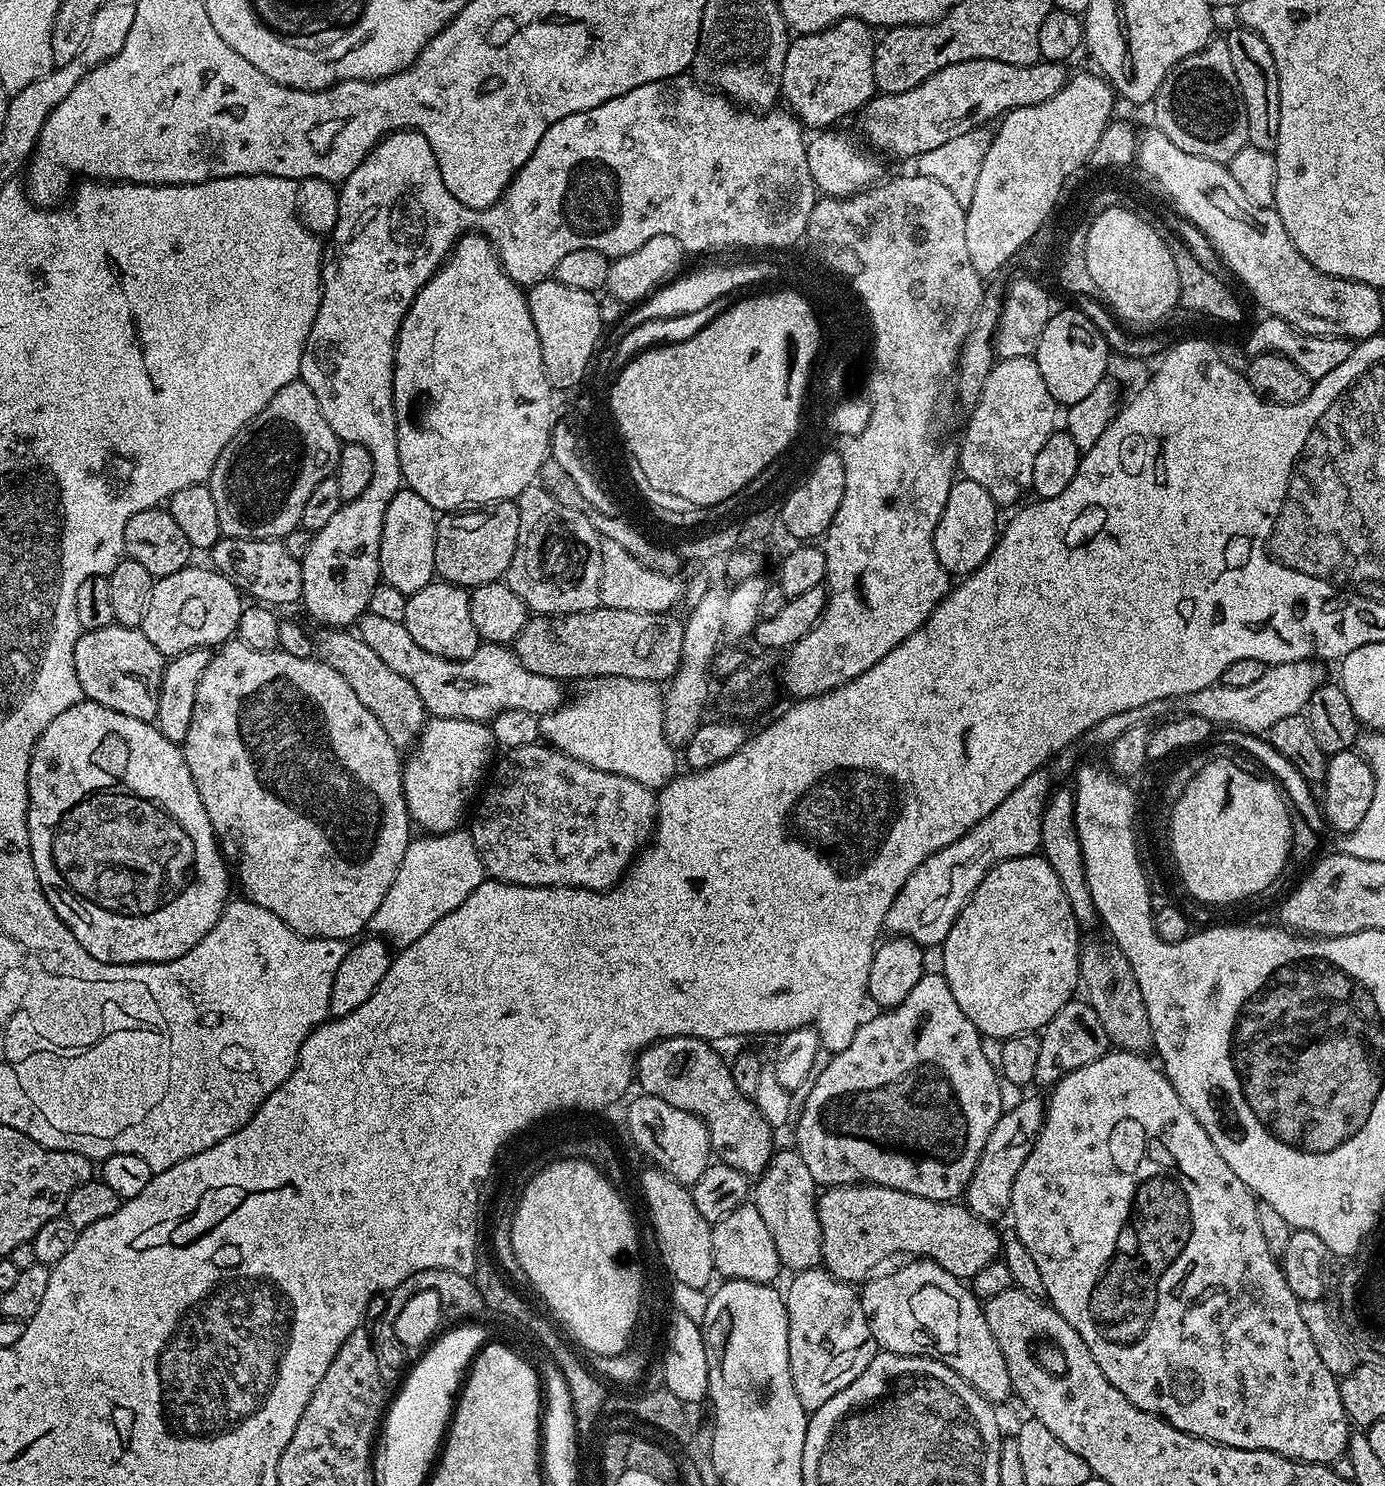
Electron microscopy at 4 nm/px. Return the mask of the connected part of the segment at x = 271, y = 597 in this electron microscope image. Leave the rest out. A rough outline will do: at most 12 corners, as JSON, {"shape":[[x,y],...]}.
{"shape":[[221,536],[211,567],[269,606],[302,600],[283,539]]}

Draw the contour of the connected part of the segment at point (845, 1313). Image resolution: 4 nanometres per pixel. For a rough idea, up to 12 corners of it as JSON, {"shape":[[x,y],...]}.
{"shape":[[791,1277],[790,1374],[805,1410],[877,1354],[851,1283]]}

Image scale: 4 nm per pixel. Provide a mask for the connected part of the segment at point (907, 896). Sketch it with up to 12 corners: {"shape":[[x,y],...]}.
{"shape":[[1032,772],[958,842],[930,854],[884,928],[943,945],[993,866],[1041,851],[1054,791]]}

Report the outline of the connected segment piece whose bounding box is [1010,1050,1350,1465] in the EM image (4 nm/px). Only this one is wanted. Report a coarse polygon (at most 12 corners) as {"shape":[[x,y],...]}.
{"shape":[[1147,1055],[1066,1074],[1010,1217],[1134,1406],[1347,1453],[1257,1197]]}

